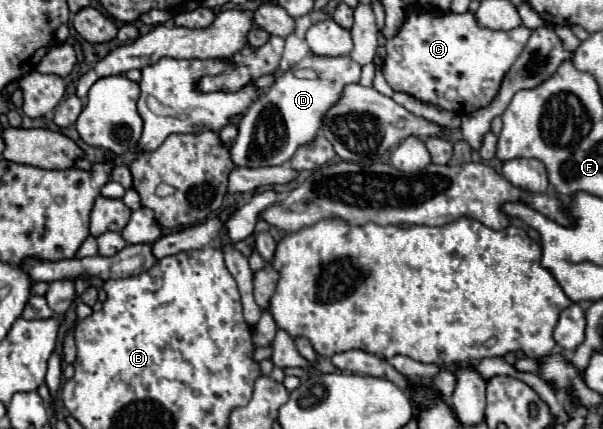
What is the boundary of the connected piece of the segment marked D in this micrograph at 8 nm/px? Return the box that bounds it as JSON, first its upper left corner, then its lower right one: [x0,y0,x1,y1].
[231,55,361,167]

